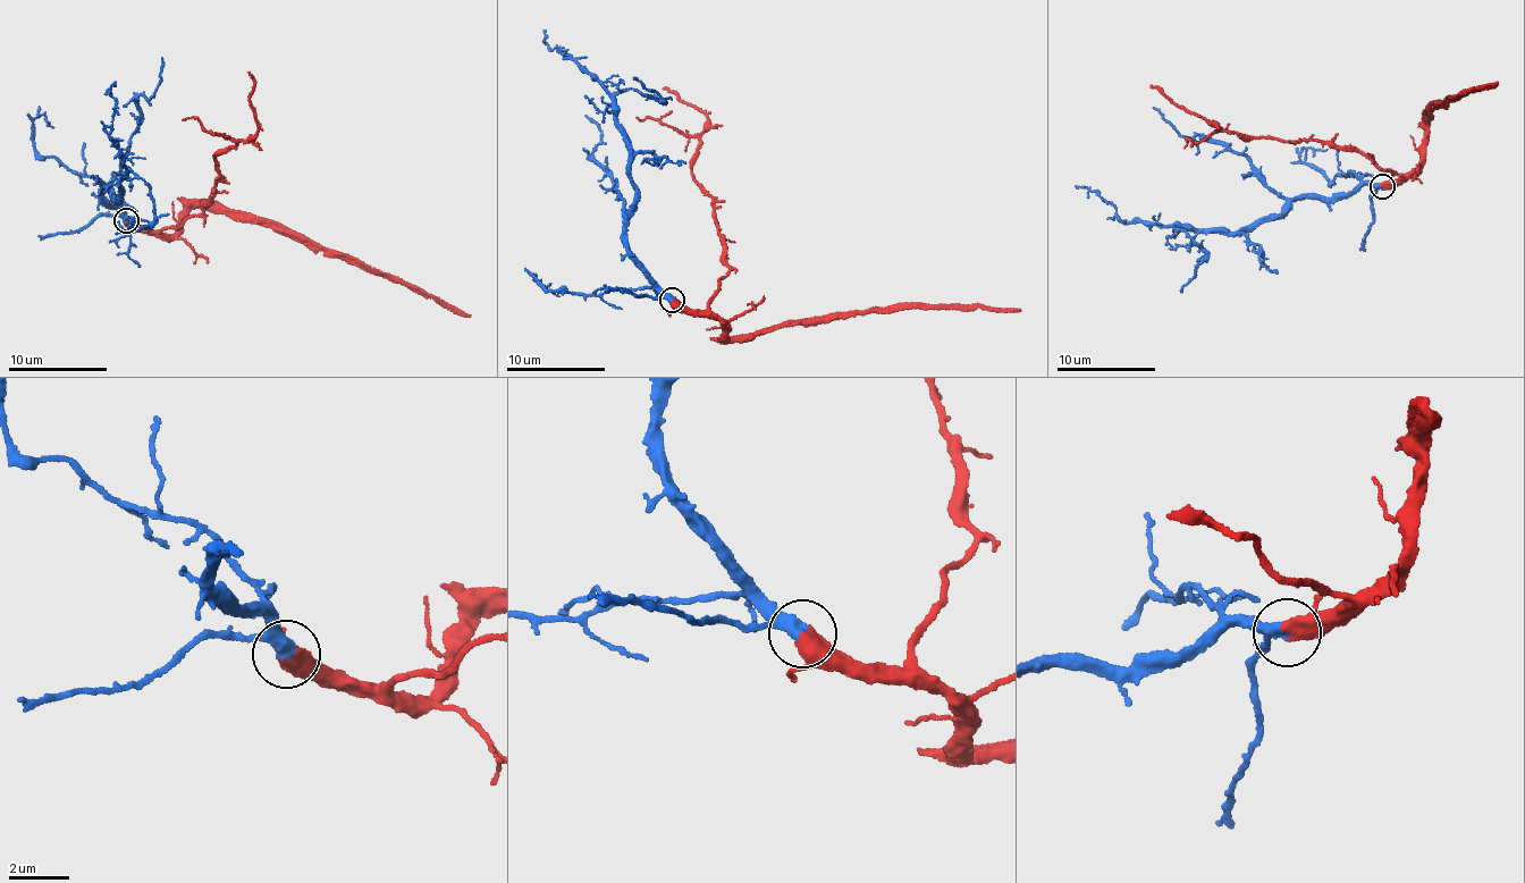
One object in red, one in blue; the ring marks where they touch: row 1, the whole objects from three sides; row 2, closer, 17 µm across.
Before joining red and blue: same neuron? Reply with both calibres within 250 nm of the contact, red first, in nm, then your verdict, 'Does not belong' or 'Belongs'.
Thickness 400 nm (red) against 360 nm. Belongs

